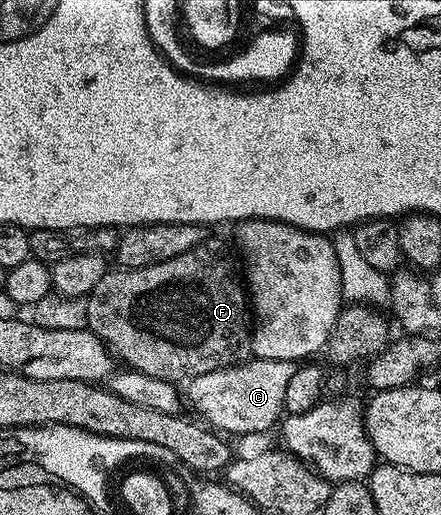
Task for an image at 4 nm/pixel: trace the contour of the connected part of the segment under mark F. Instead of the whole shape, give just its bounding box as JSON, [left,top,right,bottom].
[87,240,253,384]

